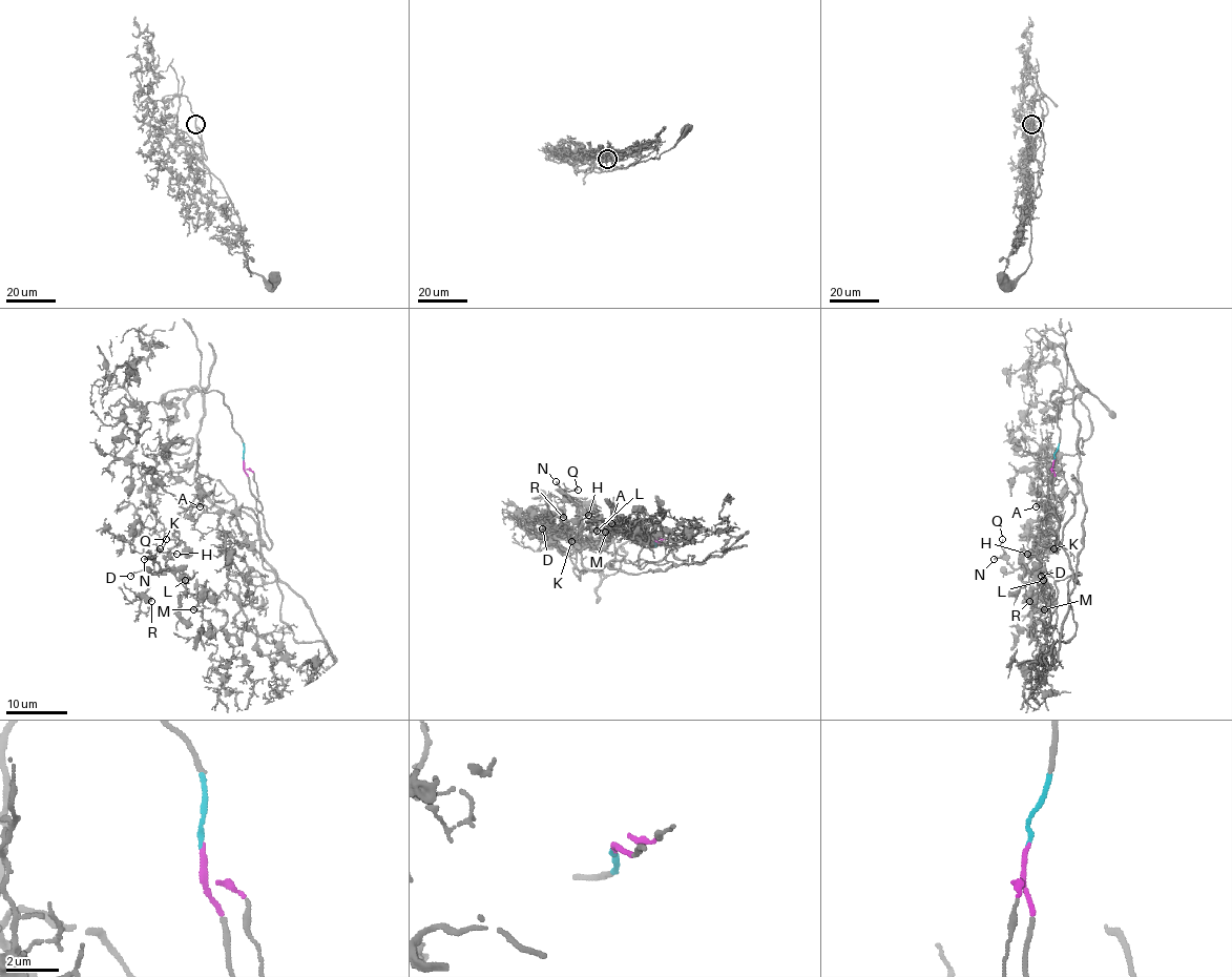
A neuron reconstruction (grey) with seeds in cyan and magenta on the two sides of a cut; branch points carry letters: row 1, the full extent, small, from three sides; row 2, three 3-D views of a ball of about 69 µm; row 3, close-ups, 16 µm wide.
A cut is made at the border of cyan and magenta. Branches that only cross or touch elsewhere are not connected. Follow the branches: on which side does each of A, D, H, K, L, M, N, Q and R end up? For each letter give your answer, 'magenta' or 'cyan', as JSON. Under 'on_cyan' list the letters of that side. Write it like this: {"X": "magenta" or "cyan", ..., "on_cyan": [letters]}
{"A": "magenta", "D": "magenta", "H": "magenta", "K": "magenta", "L": "magenta", "M": "magenta", "N": "magenta", "Q": "magenta", "R": "magenta", "on_cyan": []}

